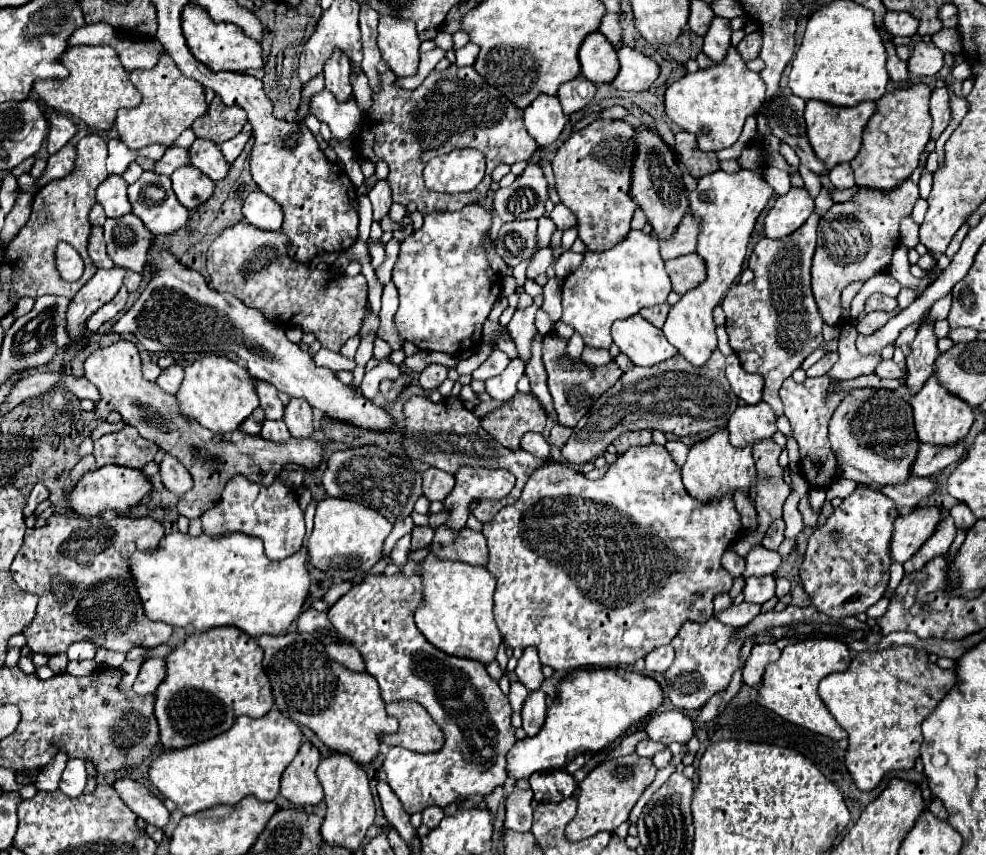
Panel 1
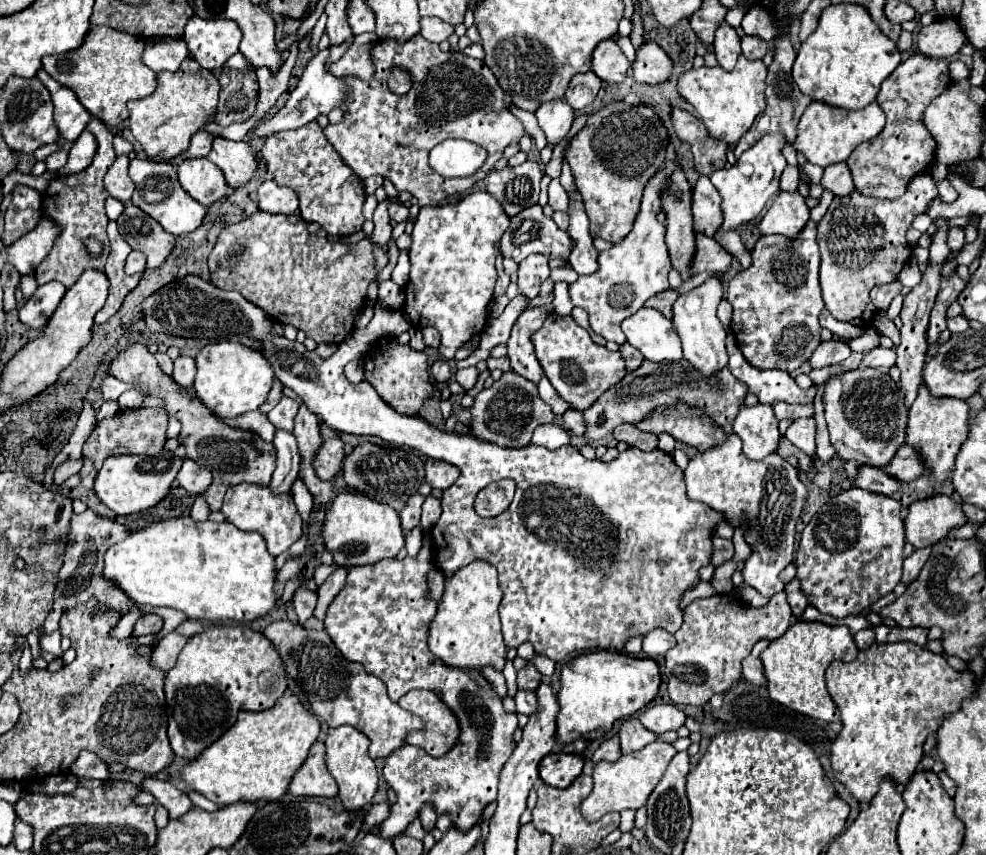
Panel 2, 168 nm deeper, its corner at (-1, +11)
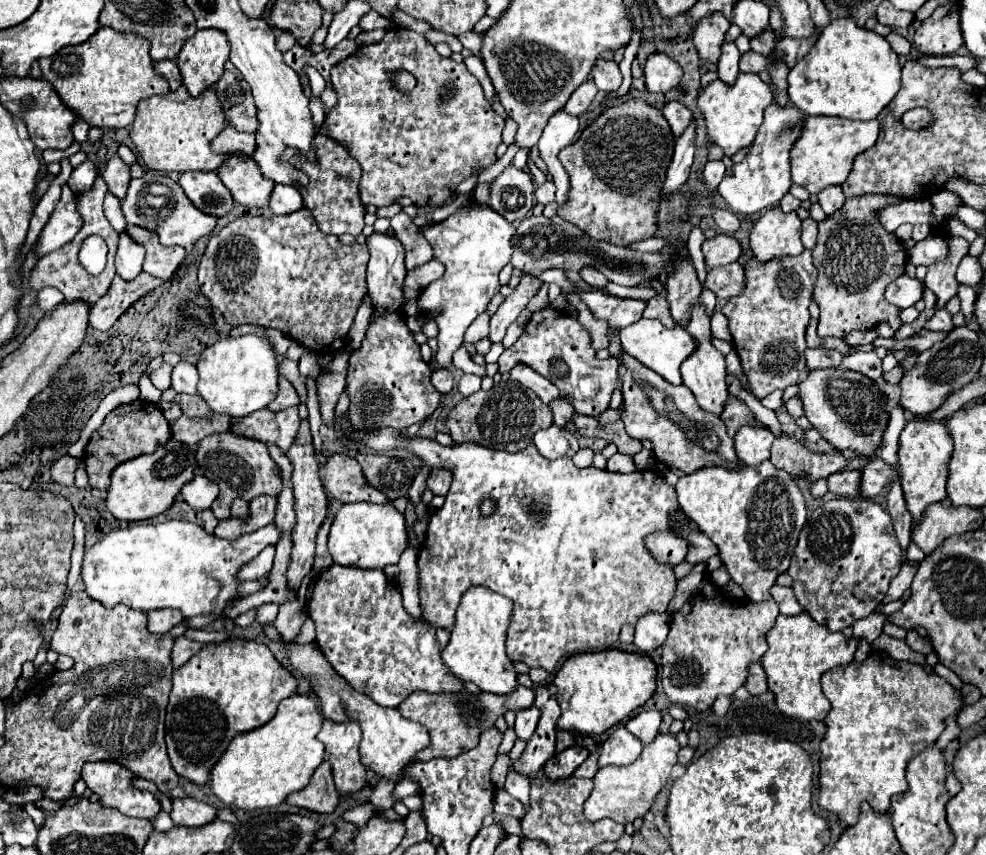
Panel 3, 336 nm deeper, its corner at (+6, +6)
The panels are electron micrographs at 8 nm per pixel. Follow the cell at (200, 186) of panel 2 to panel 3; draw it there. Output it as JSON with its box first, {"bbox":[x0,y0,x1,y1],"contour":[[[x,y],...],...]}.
{"bbox":[179,172,233,216],"contour":[[[183,172],[179,186],[193,206],[205,214],[223,216],[233,208],[233,198],[215,172]]]}

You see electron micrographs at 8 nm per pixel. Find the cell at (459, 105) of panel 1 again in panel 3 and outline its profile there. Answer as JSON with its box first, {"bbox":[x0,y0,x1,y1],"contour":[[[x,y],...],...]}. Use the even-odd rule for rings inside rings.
{"bbox":[325,28,505,208],"contour":[[[391,28],[387,30],[385,38],[377,44],[371,44],[371,46],[359,46],[347,60],[339,62],[337,66],[331,68],[331,82],[333,82],[333,88],[337,92],[337,104],[331,108],[331,112],[327,112],[325,116],[325,130],[331,140],[339,142],[345,146],[345,150],[359,162],[363,174],[361,174],[361,182],[359,182],[359,194],[361,194],[361,202],[363,204],[373,204],[373,206],[389,206],[393,204],[393,200],[397,196],[409,196],[413,200],[413,204],[417,208],[437,208],[437,206],[443,206],[445,202],[449,202],[455,194],[457,194],[457,186],[467,180],[471,174],[481,174],[487,166],[495,164],[497,158],[495,158],[495,150],[497,146],[501,144],[501,132],[503,132],[503,126],[505,126],[505,120],[491,108],[491,104],[485,100],[483,96],[483,88],[479,84],[479,80],[465,68],[465,64],[457,64],[453,62],[451,58],[443,58],[435,52],[435,48],[417,32],[413,30],[407,30],[407,28]],[[397,68],[403,68],[407,72],[411,72],[415,78],[417,78],[417,86],[409,92],[409,94],[401,94],[397,92],[389,78],[387,78],[387,70],[397,70]]]}

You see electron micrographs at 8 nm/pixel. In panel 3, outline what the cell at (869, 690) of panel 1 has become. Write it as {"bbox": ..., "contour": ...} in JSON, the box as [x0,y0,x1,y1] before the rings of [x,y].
{"bbox":[819,652,963,824],"contour":[[[871,652],[861,664],[851,662],[825,672],[821,676],[821,686],[831,702],[831,710],[825,718],[827,734],[821,742],[819,806],[839,814],[845,824],[857,822],[861,802],[869,802],[875,812],[889,812],[891,796],[907,790],[905,770],[909,760],[923,752],[923,748],[931,746],[945,730],[947,718],[963,708],[959,688],[951,686],[935,672],[925,670],[921,664],[897,662],[887,652]]]}

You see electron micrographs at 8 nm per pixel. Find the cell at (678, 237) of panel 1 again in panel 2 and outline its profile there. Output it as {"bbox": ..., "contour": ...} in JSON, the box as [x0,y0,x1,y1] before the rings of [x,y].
{"bbox":[692,175,724,235],"contour":[[[702,175],[692,191],[692,215],[694,215],[694,227],[698,233],[714,235],[718,227],[724,221],[722,207],[720,207],[720,193],[710,183],[706,175]]]}

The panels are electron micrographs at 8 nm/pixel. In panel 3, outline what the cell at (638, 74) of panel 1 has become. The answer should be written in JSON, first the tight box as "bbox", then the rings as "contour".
{"bbox":[643,52,683,92],"contour":[[[659,52],[651,54],[643,68],[645,86],[649,92],[667,92],[679,84],[681,76],[683,76],[681,66],[675,60],[671,60],[667,54]]]}

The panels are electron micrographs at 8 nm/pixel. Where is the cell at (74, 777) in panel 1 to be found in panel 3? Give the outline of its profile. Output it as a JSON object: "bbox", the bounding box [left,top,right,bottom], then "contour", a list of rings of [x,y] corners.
{"bbox":[81,762,161,820],"contour":[[[87,762],[81,778],[101,798],[103,806],[117,808],[125,816],[153,820],[161,810],[157,798],[151,792],[135,790],[131,786],[133,774],[115,762]]]}

